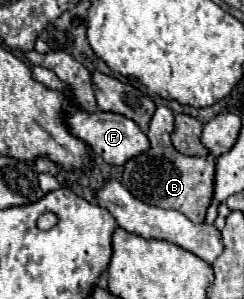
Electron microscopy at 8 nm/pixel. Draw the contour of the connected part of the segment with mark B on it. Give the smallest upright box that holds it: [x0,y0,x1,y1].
[122,107,215,223]

